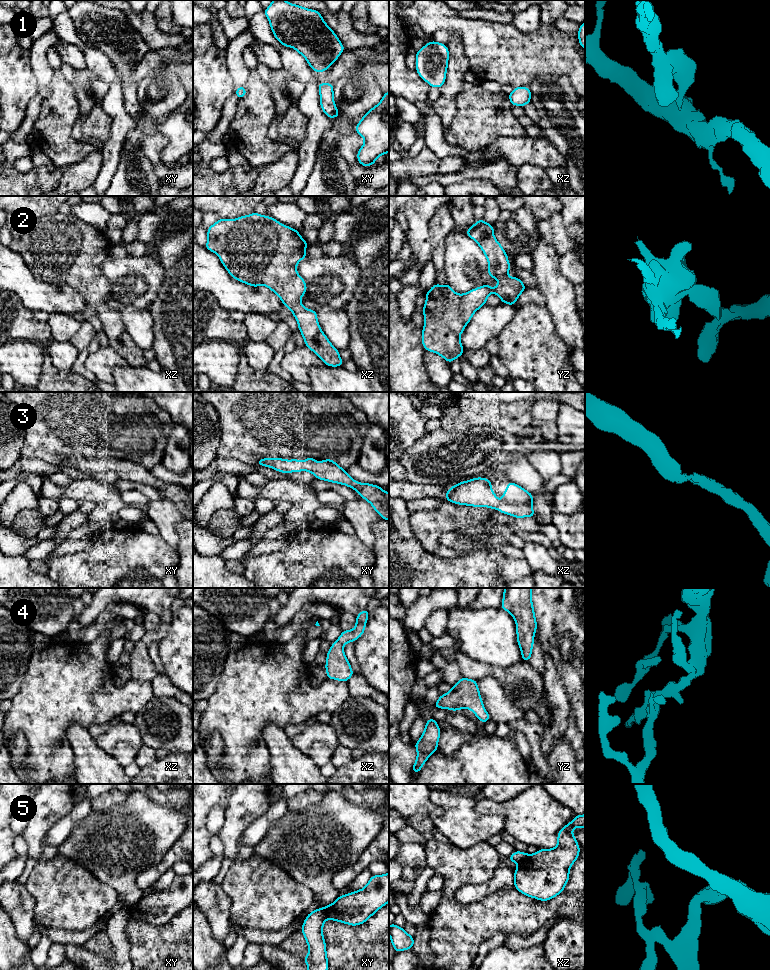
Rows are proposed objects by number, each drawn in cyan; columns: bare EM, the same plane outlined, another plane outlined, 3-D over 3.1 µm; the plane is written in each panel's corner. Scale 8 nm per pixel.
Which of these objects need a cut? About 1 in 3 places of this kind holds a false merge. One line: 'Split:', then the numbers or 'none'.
Split: 5

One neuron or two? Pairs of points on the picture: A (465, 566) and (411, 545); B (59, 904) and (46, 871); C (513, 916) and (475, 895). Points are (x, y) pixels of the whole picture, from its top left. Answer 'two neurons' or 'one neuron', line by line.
A: one neuron
B: one neuron
C: two neurons

